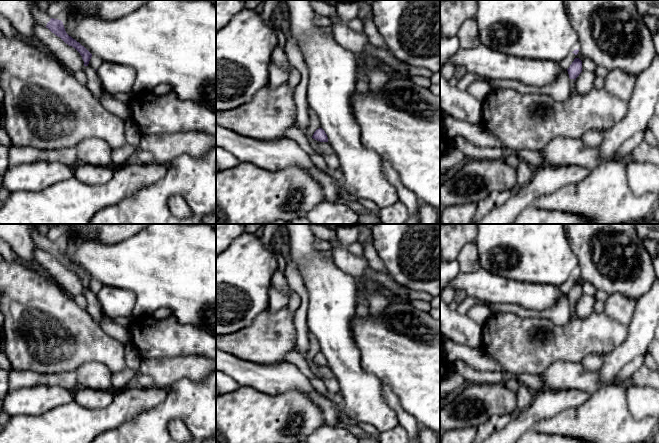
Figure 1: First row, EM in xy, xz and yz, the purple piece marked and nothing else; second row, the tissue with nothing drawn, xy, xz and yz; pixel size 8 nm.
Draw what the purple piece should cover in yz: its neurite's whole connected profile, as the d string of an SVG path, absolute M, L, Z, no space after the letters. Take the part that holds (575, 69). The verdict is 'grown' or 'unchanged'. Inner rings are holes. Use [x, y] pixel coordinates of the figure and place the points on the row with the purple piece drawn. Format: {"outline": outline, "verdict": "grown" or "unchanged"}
{"outline": "M575 58L567 71L570 78L570 94L574 94L576 92L575 80L582 72L582 61L579 58Z", "verdict": "grown"}

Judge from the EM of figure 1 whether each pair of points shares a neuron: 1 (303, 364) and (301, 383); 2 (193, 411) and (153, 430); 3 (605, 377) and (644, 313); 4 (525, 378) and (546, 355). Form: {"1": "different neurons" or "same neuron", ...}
{"1": "different neurons", "2": "same neuron", "3": "same neuron", "4": "different neurons"}

